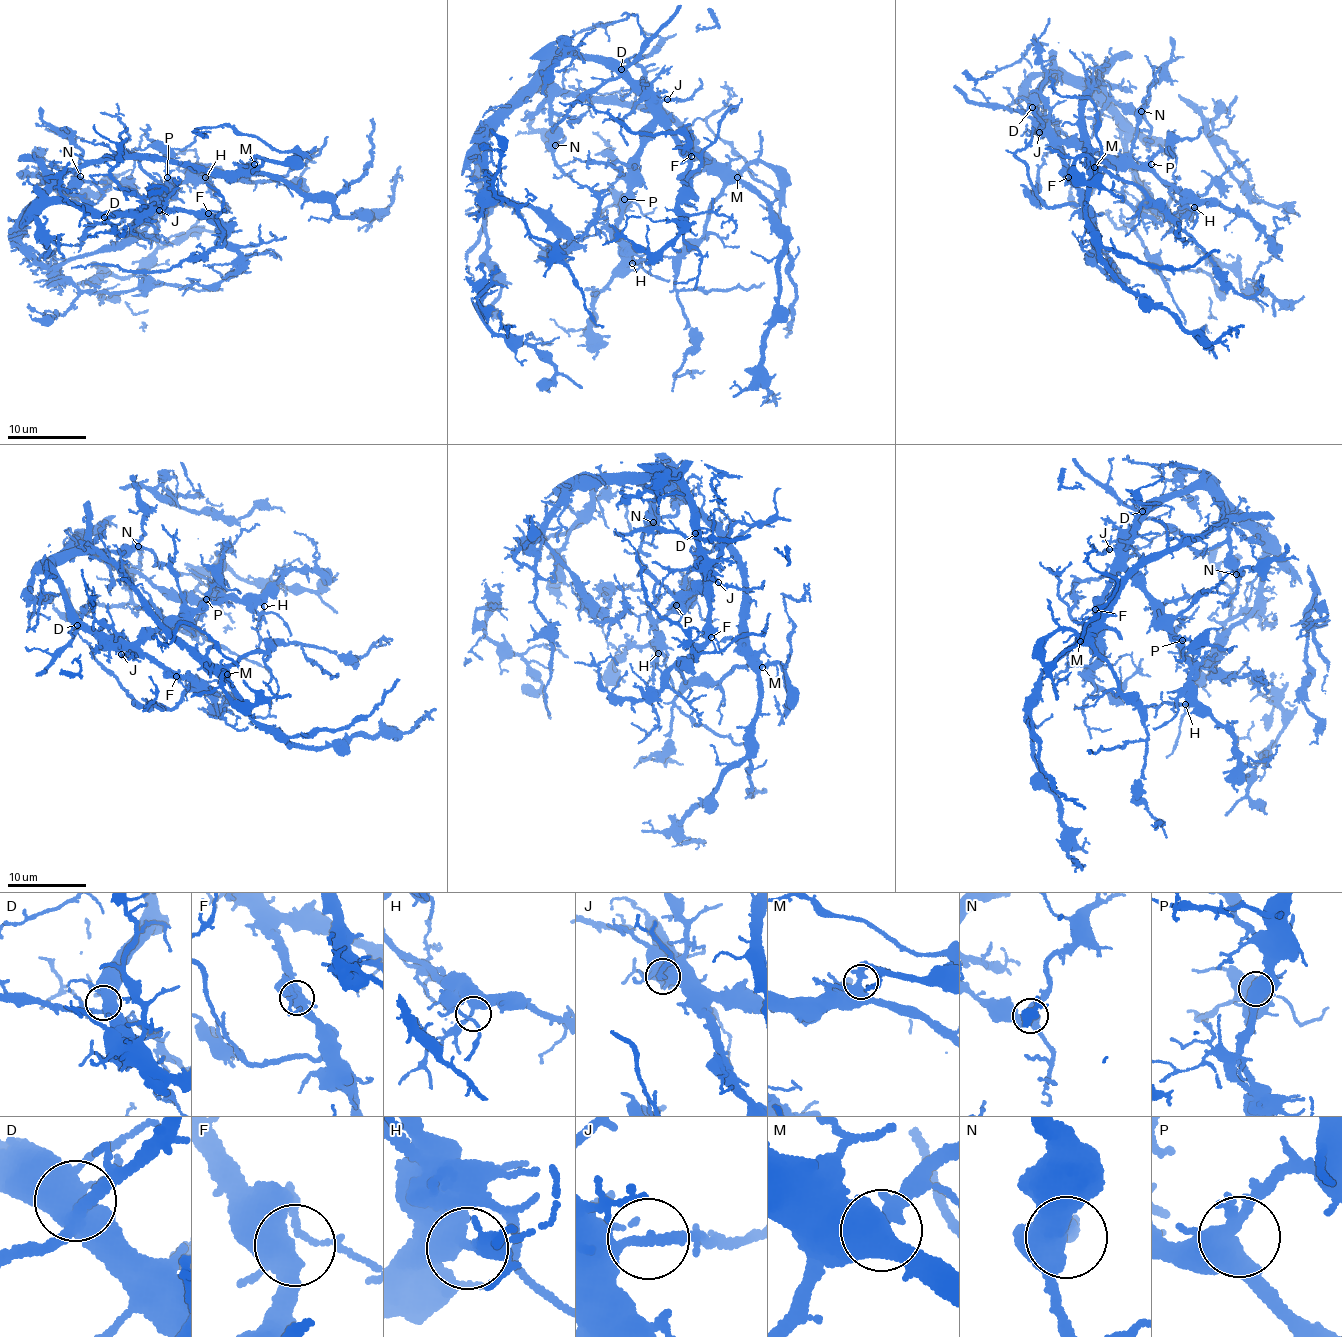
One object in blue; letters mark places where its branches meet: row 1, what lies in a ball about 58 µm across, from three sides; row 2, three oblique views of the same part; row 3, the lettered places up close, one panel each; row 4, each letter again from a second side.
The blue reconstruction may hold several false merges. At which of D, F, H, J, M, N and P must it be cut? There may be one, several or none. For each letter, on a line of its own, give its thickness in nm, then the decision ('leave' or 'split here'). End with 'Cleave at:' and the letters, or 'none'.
D: 550 nm thick; leave
F: 420 nm thick; leave
H: 400 nm thick; leave
J: 220 nm thick; leave
M: 460 nm thick; leave
N: 460 nm thick; leave
P: 480 nm thick; leave
Cleave at: none

